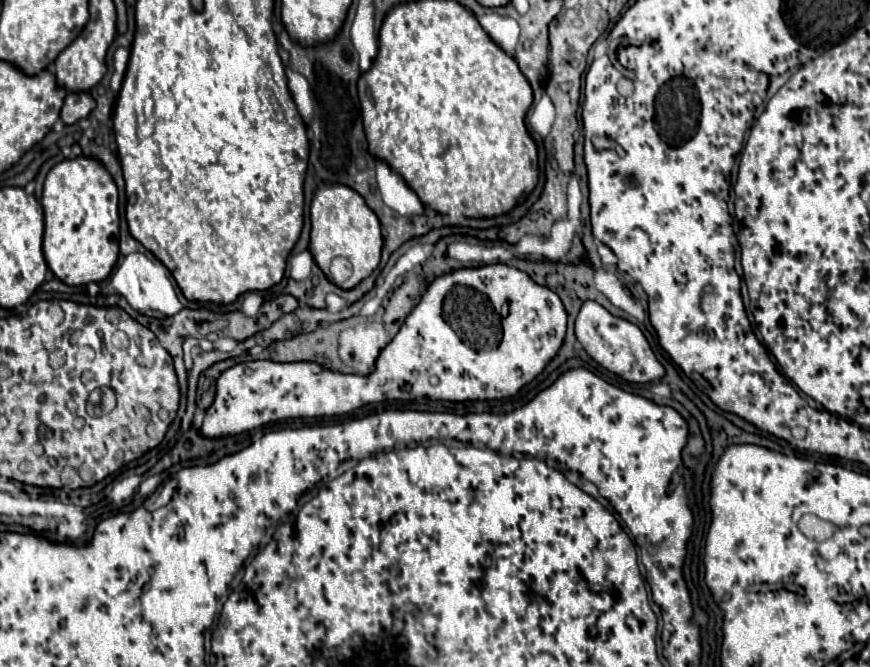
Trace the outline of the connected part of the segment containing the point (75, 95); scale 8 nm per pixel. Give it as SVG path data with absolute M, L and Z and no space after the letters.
M70 91L64 99L64 107L62 107L62 121L64 123L76 123L82 117L88 117L90 111L96 107L94 97L88 91Z

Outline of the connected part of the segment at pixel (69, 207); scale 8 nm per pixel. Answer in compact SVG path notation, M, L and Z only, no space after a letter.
M92 157L56 163L44 181L44 259L66 285L86 285L110 275L118 259L118 189L110 171Z

